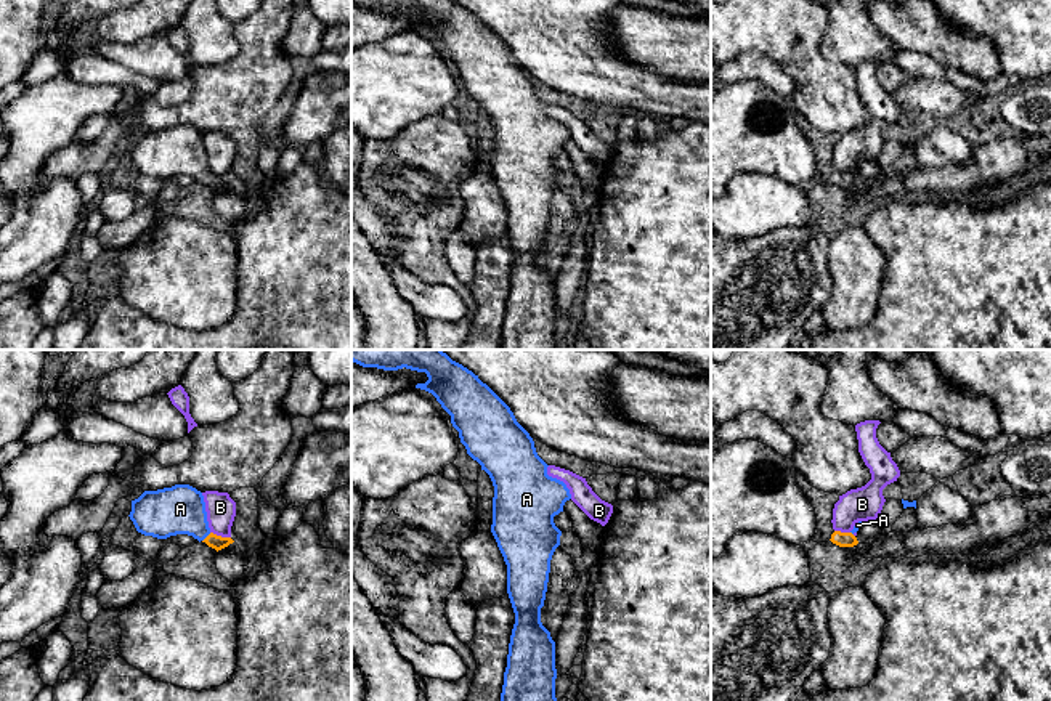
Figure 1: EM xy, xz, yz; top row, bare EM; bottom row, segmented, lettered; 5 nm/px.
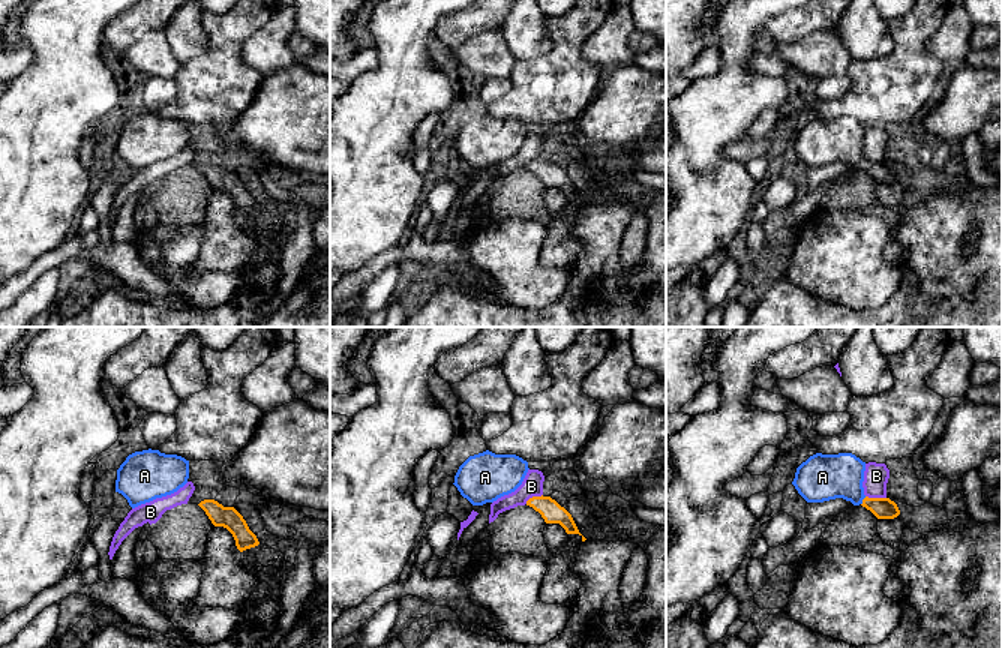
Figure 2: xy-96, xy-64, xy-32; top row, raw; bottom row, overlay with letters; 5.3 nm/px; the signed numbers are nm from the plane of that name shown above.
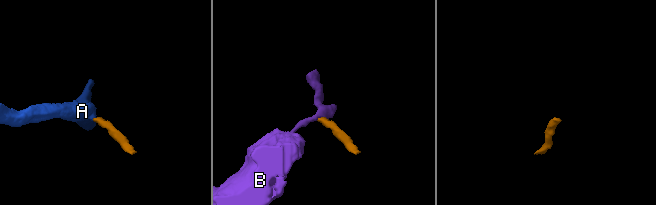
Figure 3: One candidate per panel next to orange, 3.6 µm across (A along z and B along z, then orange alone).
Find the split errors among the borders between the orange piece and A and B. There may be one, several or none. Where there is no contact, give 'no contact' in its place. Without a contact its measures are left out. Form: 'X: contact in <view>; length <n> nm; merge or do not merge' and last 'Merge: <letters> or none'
A: contact in xy; length 60 nm; merge
B: contact in xy; length 110 nm; do not merge
Merge: A

